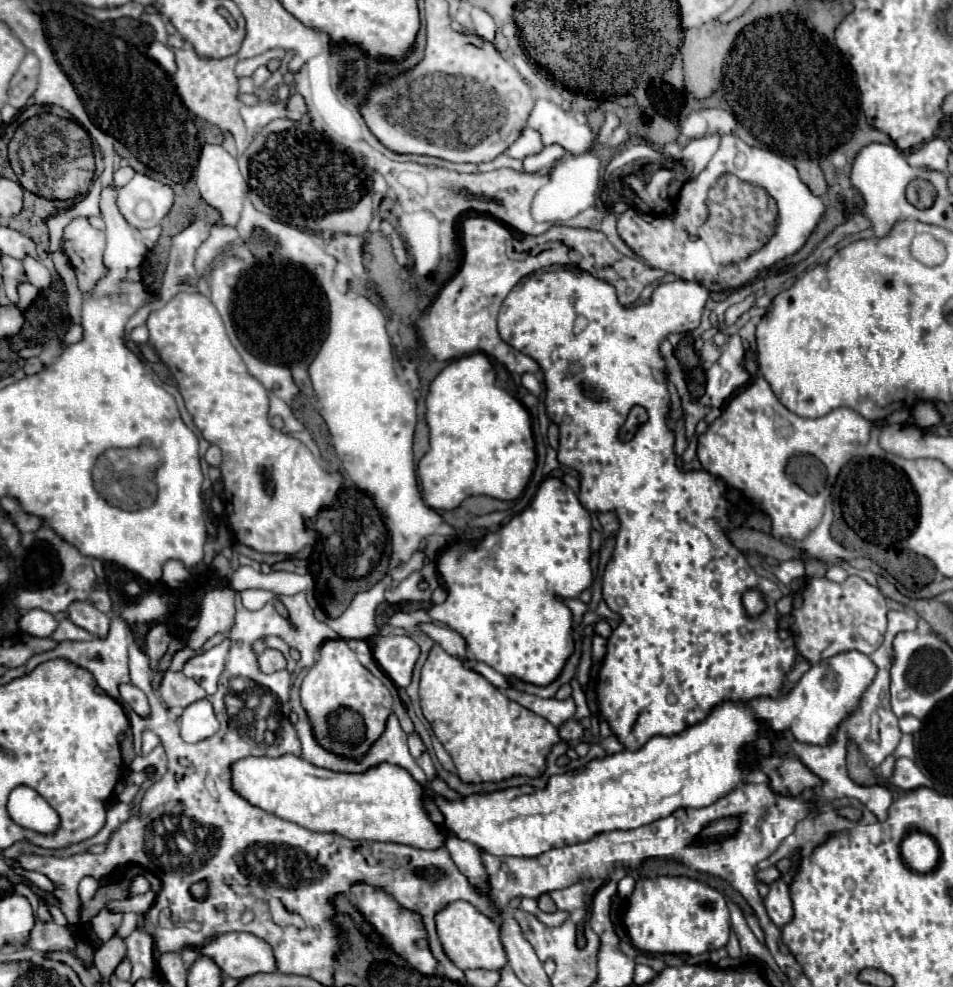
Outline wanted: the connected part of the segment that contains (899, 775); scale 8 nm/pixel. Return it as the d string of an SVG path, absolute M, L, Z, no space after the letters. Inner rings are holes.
M896 758L894 772L890 776L890 784L902 790L914 790L922 786L930 786L932 782L922 774L922 770L908 758Z

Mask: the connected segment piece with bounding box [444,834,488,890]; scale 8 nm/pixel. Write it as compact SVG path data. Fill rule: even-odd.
M452 834L446 836L444 848L450 850L452 860L456 862L456 866L462 870L462 874L480 890L488 888L488 876L482 864L482 856L480 856L480 848L474 846L472 842L454 838Z

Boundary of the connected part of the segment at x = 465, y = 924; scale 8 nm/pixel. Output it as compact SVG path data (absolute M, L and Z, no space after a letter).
M456 900L448 904L442 912L436 914L436 928L442 940L446 954L452 962L462 968L484 968L484 970L502 970L508 964L502 940L500 940L500 922L488 918L480 910L476 910L470 902Z

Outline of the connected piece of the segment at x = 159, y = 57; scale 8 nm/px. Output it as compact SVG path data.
M152 42L150 48L148 48L148 54L168 72L168 74L174 74L176 70L176 62L174 62L174 52L162 44L162 42Z

